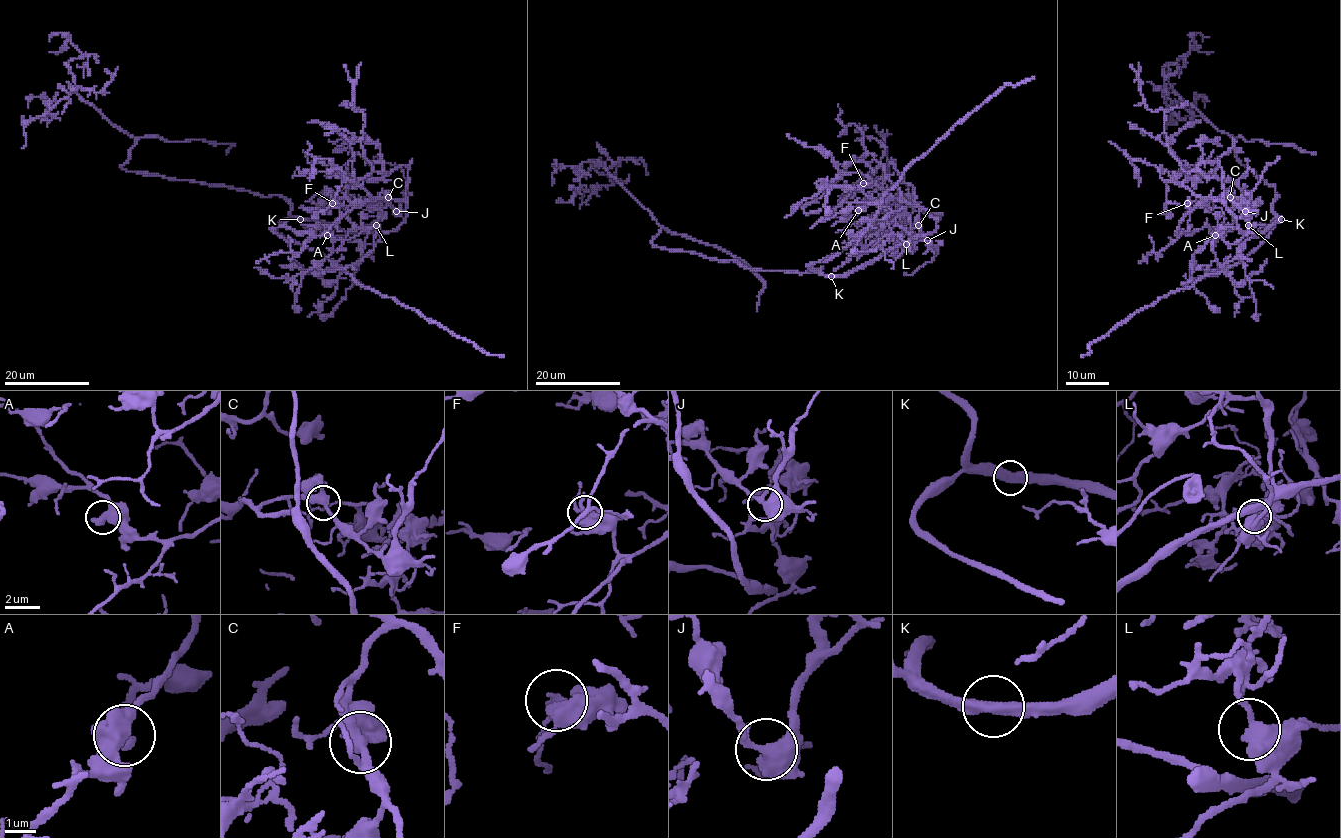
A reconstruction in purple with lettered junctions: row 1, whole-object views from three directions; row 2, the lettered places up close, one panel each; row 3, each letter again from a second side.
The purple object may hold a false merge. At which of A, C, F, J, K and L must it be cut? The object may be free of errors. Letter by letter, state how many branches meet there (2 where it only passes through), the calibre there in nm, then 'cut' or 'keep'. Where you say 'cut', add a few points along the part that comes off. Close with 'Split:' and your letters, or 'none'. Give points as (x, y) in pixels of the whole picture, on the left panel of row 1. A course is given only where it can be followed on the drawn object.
A: 2 | 440 nm | keep
C: 2 | 400 nm | keep
F: 2 | 440 nm | keep
J: 2 | 440 nm | keep
K: 2 | 480 nm | keep
L: 2 | 460 nm | cut | (376, 225), (379, 208), (375, 204), (369, 207), (351, 196), (346, 190), (351, 185)
Split: L

